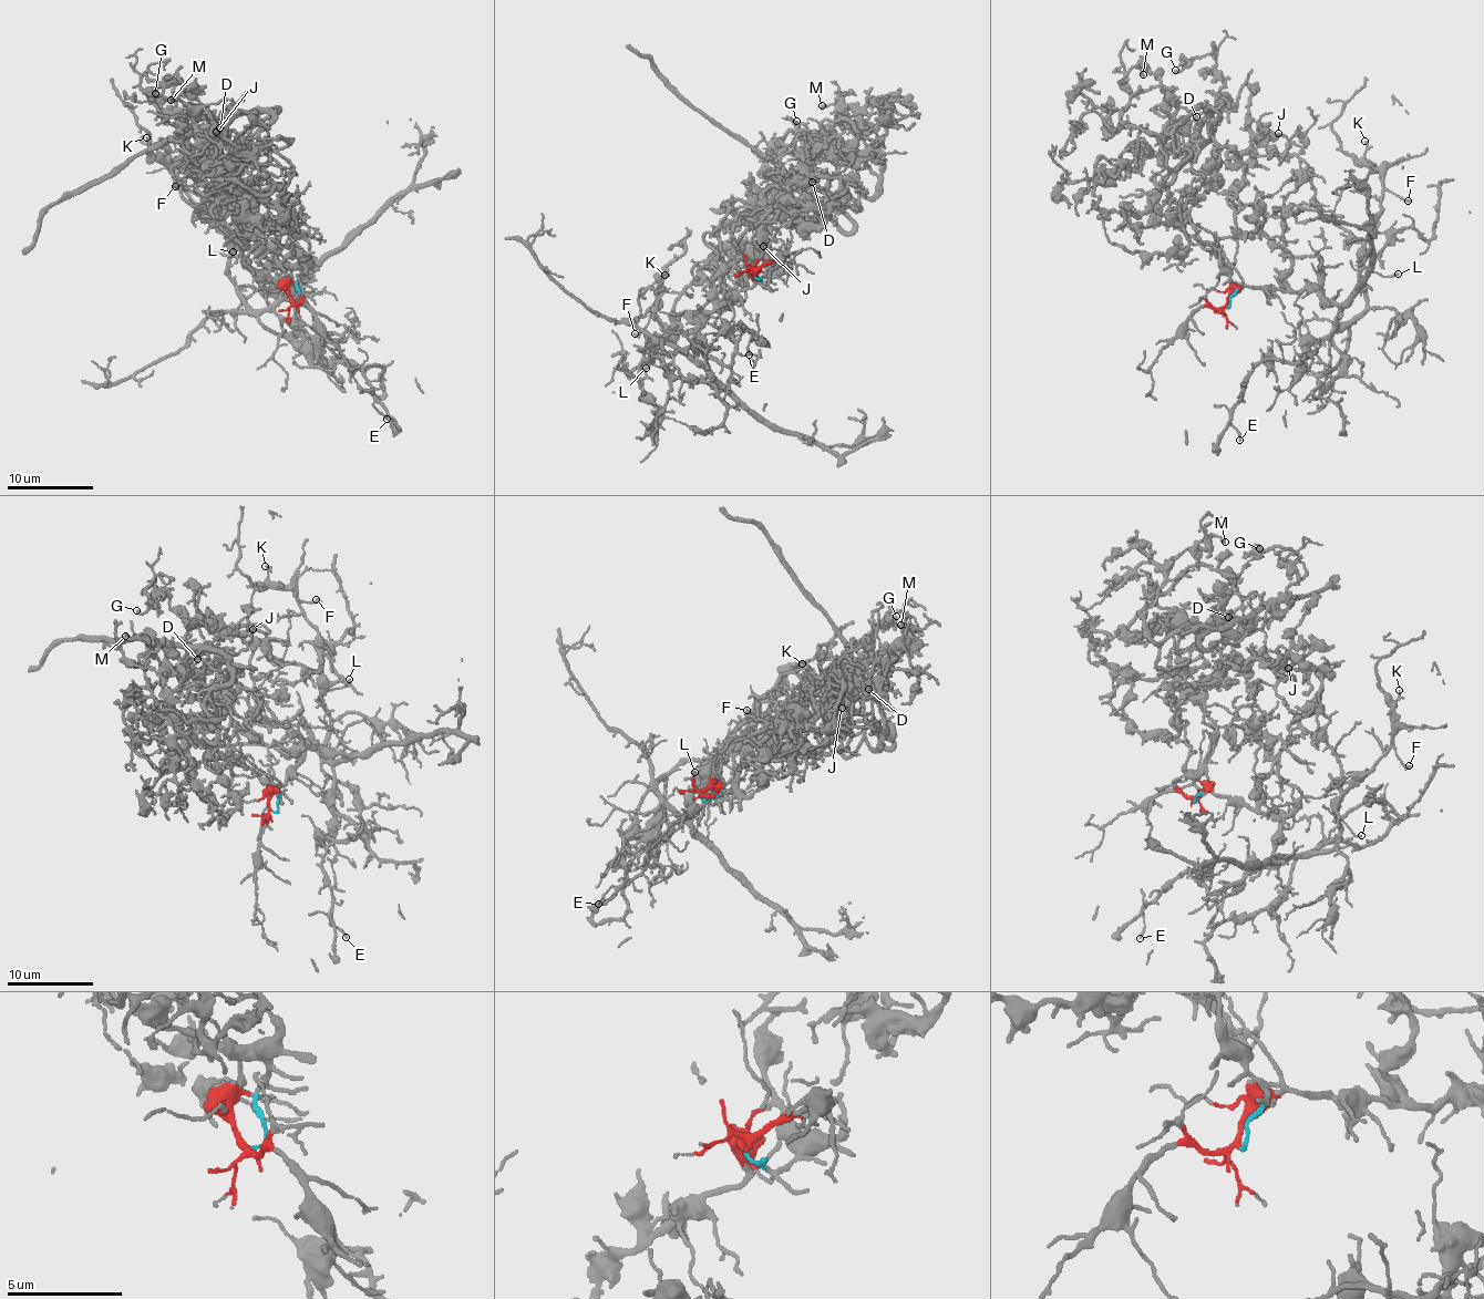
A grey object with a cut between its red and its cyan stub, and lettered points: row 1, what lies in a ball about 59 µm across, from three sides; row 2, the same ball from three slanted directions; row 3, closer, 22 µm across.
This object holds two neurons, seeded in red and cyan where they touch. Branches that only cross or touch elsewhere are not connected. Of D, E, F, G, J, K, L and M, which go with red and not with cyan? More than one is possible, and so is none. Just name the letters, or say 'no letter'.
E, F, K, L

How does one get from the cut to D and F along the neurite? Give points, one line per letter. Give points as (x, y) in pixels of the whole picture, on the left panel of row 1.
D: (295, 301), (300, 271), (251, 246), (232, 183), (210, 185), (191, 161), (215, 157), (220, 126)
F: (294, 301), (290, 279), (265, 277), (289, 290), (246, 309), (226, 228), (203, 197), (174, 186)

